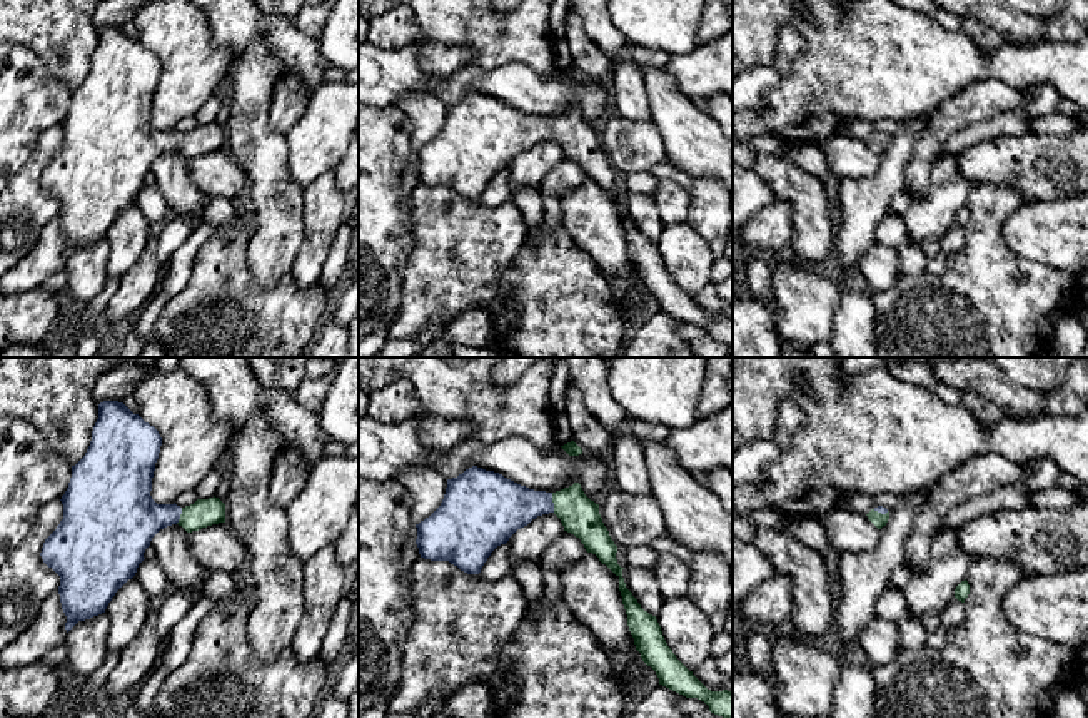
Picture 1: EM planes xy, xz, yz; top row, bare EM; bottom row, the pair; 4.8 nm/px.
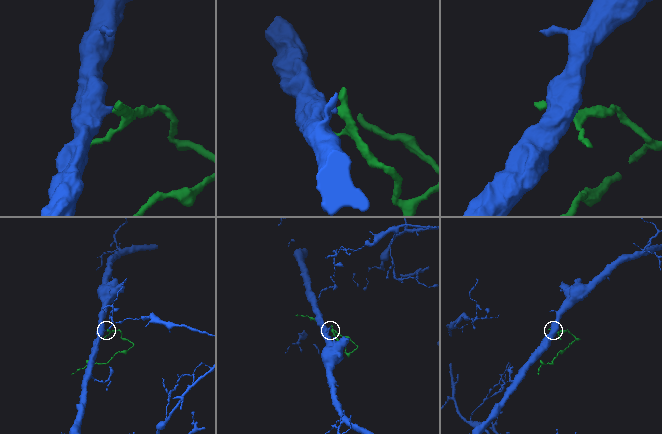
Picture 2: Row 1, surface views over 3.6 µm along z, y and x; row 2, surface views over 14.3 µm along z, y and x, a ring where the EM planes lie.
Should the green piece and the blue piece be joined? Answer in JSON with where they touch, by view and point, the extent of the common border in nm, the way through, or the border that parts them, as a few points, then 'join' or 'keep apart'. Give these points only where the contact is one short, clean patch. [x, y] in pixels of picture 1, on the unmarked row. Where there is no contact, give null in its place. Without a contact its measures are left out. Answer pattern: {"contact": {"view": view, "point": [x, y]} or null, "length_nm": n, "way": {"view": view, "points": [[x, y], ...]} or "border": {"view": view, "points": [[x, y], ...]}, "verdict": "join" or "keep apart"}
{"contact": {"view": "xz", "point": [553, 127]}, "length_nm": 100, "way": {"view": "xz", "points": [[579, 142], [568, 131], [553, 127], [501, 132]]}, "verdict": "join"}

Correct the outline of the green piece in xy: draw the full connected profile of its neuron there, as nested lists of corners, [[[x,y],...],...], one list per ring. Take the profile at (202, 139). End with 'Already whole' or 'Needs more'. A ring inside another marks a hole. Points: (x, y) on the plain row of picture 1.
[[[123,28],[98,30],[90,72],[72,92],[60,125],[63,145],[40,179],[60,202],[67,259],[78,247],[105,239],[160,155],[179,150],[192,159],[225,149],[225,130],[215,122],[185,134],[152,125],[160,72],[159,57]]]. Needs more

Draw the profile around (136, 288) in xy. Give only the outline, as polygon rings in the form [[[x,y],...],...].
[[[152,229],[142,257],[125,276],[120,277],[120,287],[105,311],[108,322],[125,326],[127,319],[150,299],[162,279],[162,265],[155,257],[155,237],[157,229]]]

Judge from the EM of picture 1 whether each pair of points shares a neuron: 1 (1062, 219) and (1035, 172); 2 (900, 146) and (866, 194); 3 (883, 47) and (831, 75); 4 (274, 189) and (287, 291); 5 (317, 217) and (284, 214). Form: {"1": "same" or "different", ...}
{"1": "different", "2": "same", "3": "same", "4": "different", "5": "different"}

